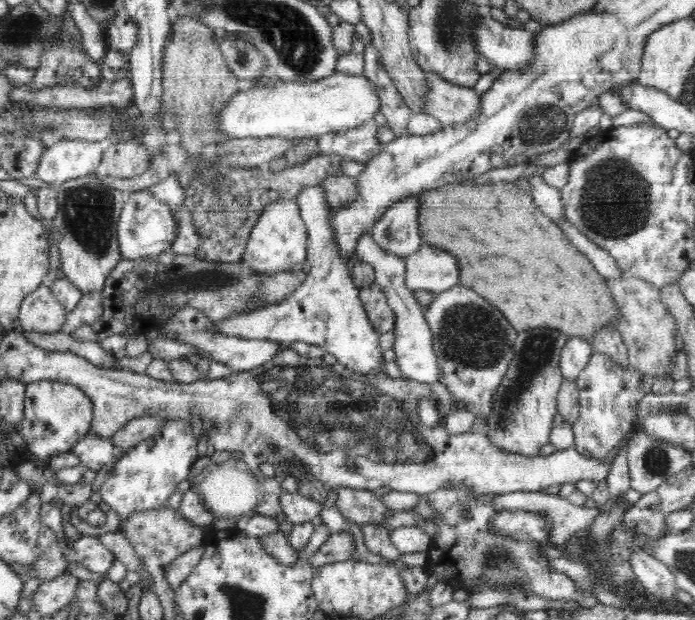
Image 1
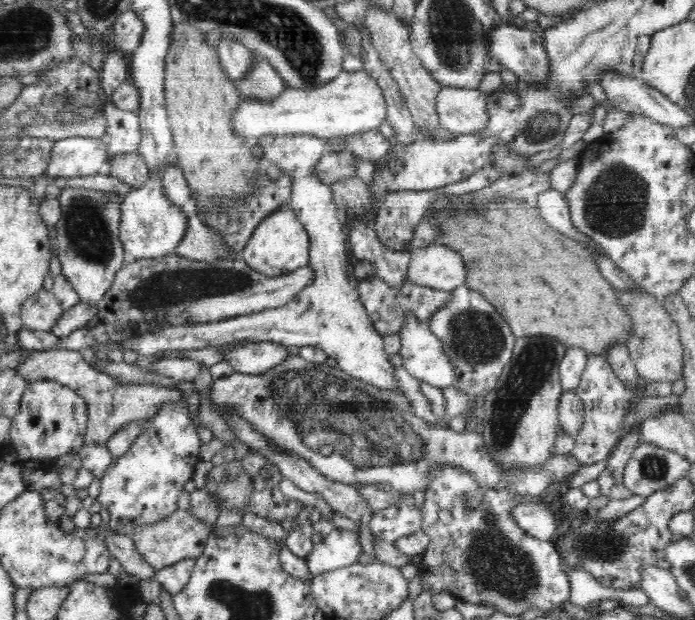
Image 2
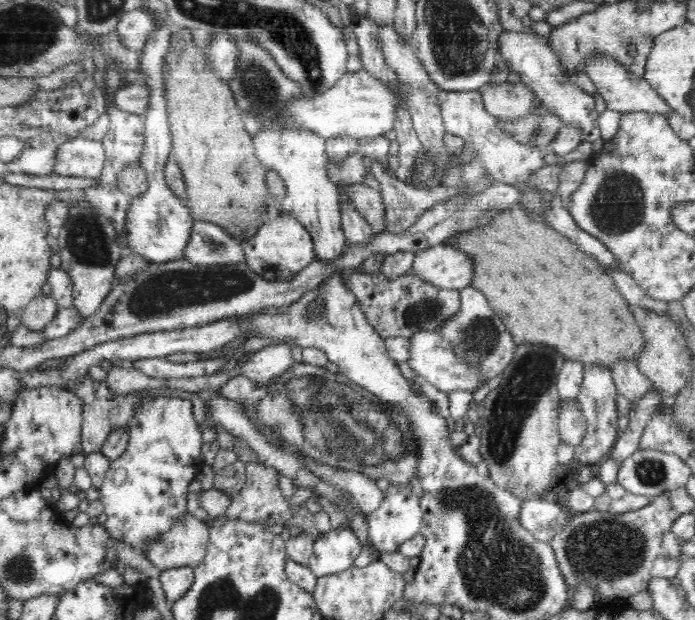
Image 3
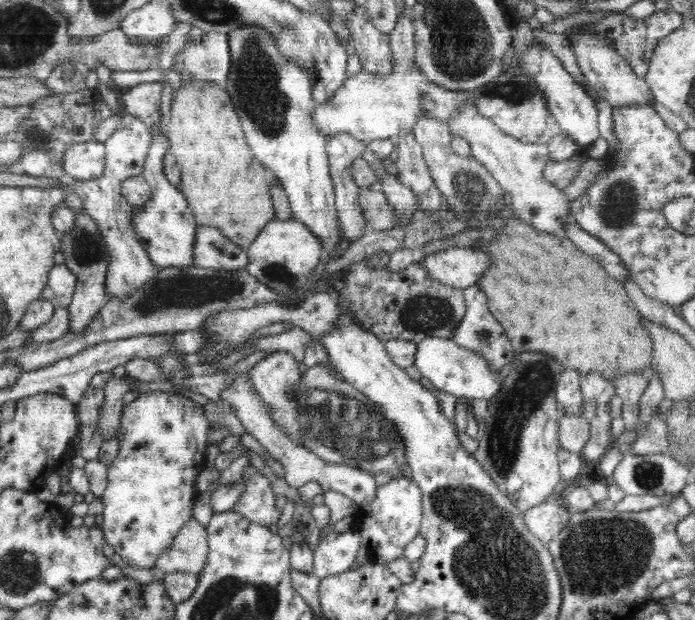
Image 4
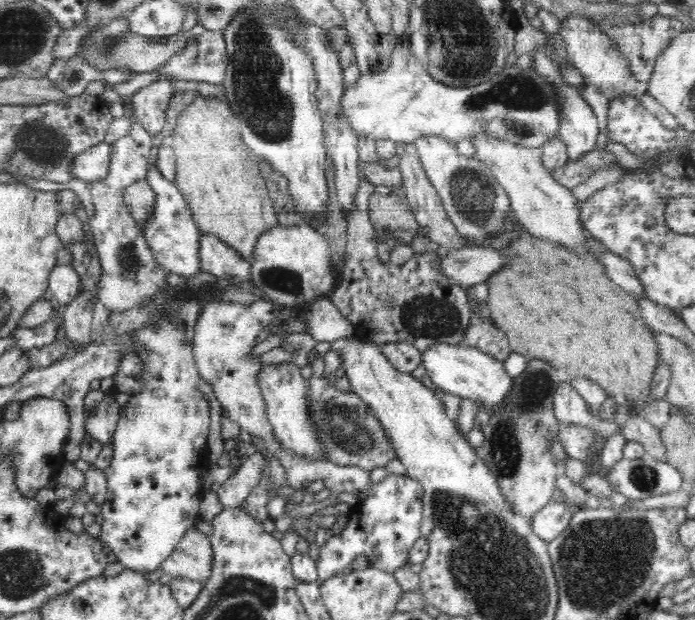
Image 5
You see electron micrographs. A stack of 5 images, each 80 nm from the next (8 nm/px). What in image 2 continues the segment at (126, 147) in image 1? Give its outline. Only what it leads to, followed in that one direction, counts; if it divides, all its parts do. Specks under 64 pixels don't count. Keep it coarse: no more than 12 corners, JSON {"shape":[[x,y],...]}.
{"shape":[[138,151],[116,154],[110,174],[131,188],[150,177]]}

